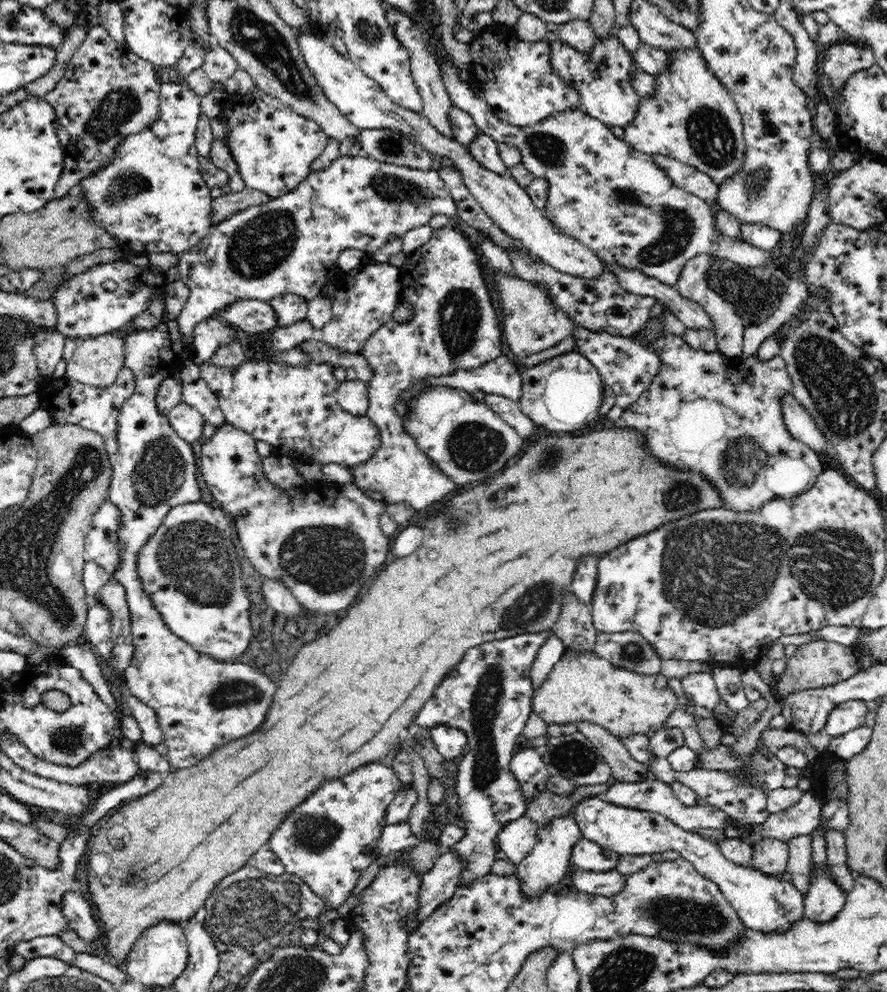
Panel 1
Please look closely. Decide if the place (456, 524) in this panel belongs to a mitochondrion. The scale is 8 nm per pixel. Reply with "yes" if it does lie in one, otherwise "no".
yes

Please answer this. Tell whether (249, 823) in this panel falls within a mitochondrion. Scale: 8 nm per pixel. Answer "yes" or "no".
no

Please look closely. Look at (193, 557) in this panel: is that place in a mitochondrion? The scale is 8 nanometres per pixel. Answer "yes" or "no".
yes

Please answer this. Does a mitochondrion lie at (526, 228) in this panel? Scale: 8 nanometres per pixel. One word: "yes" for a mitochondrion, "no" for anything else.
no

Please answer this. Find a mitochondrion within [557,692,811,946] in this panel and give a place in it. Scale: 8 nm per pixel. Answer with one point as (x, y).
(680, 914)

